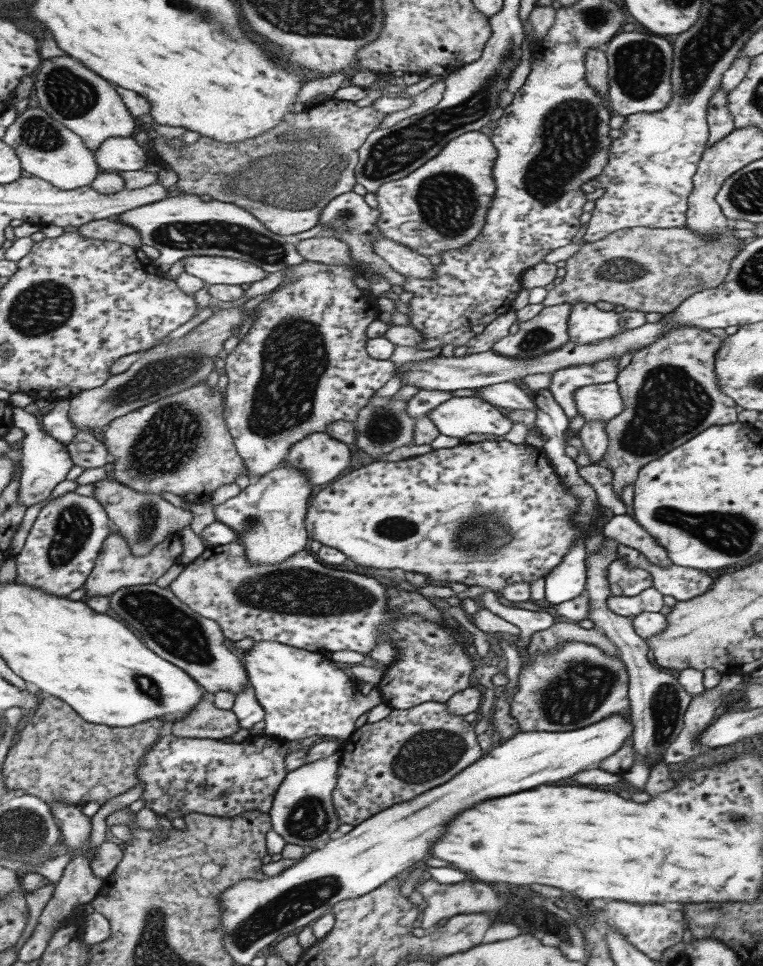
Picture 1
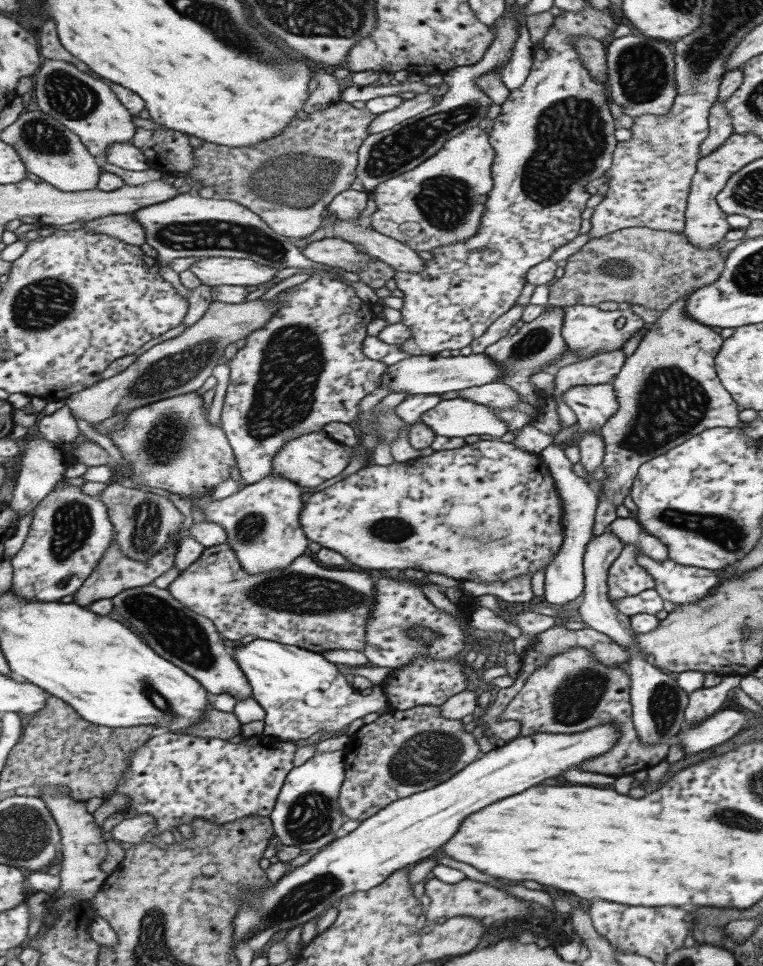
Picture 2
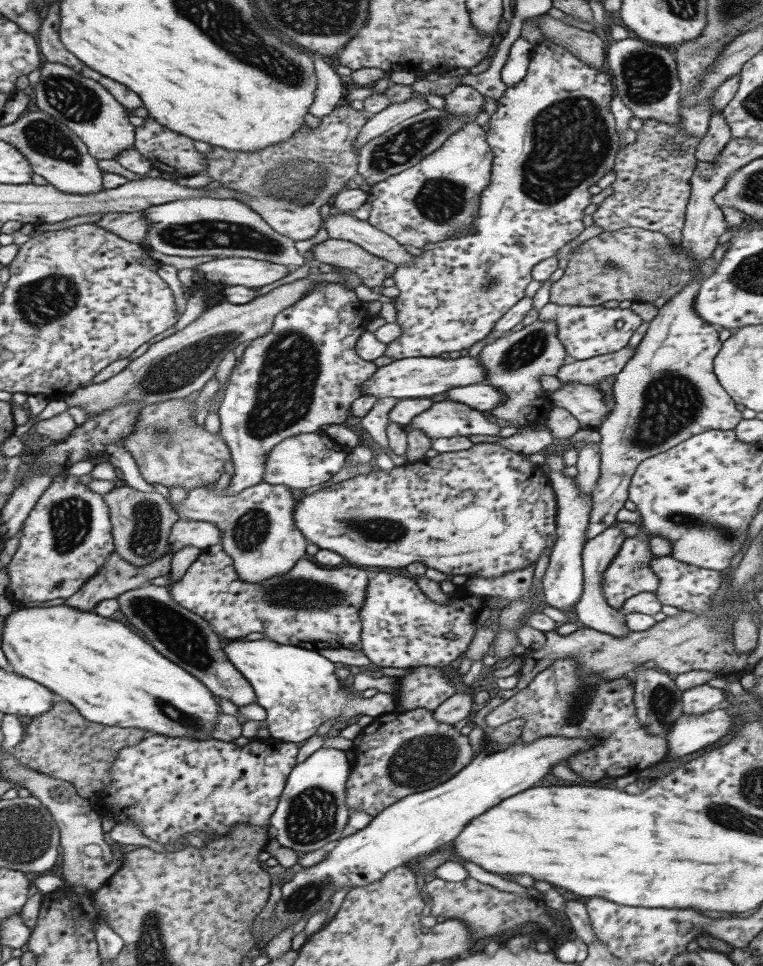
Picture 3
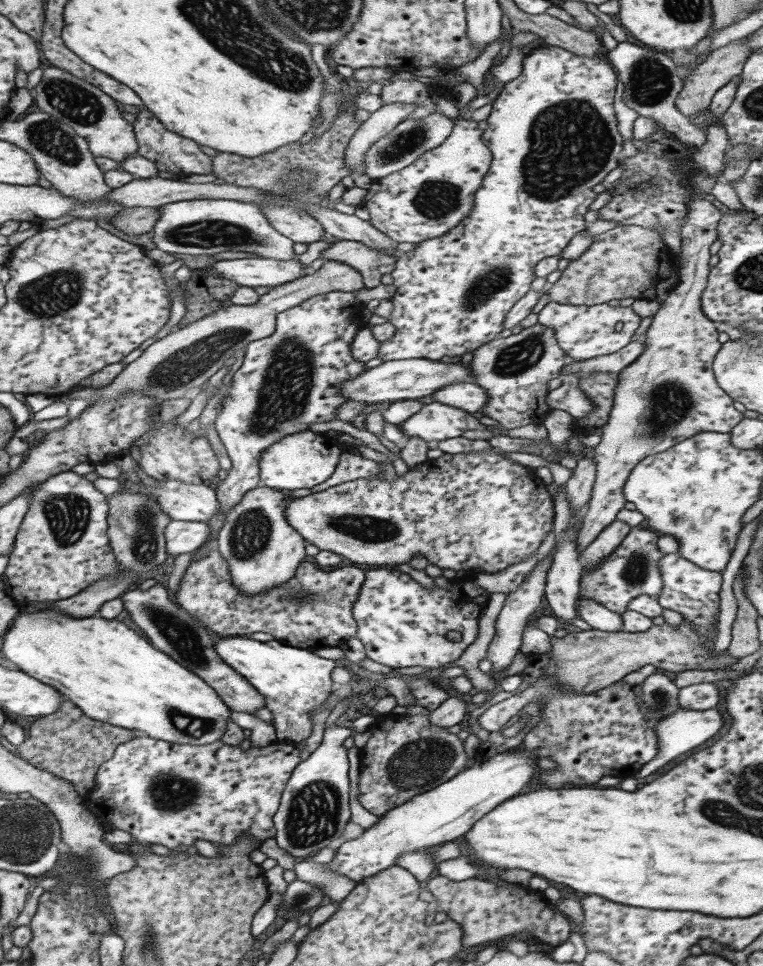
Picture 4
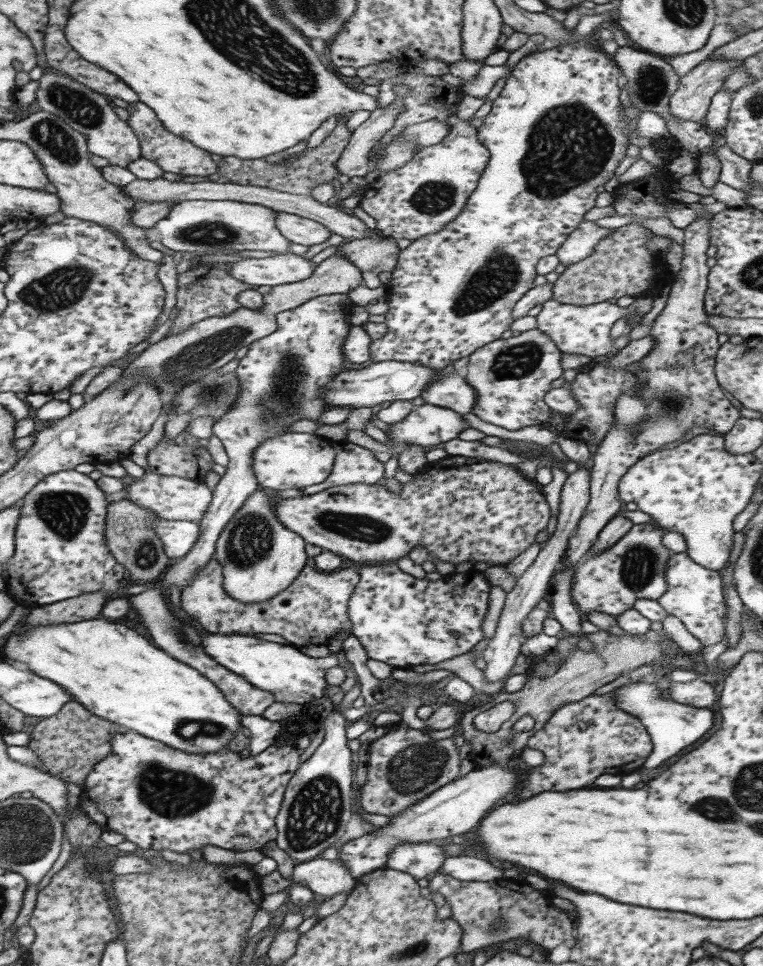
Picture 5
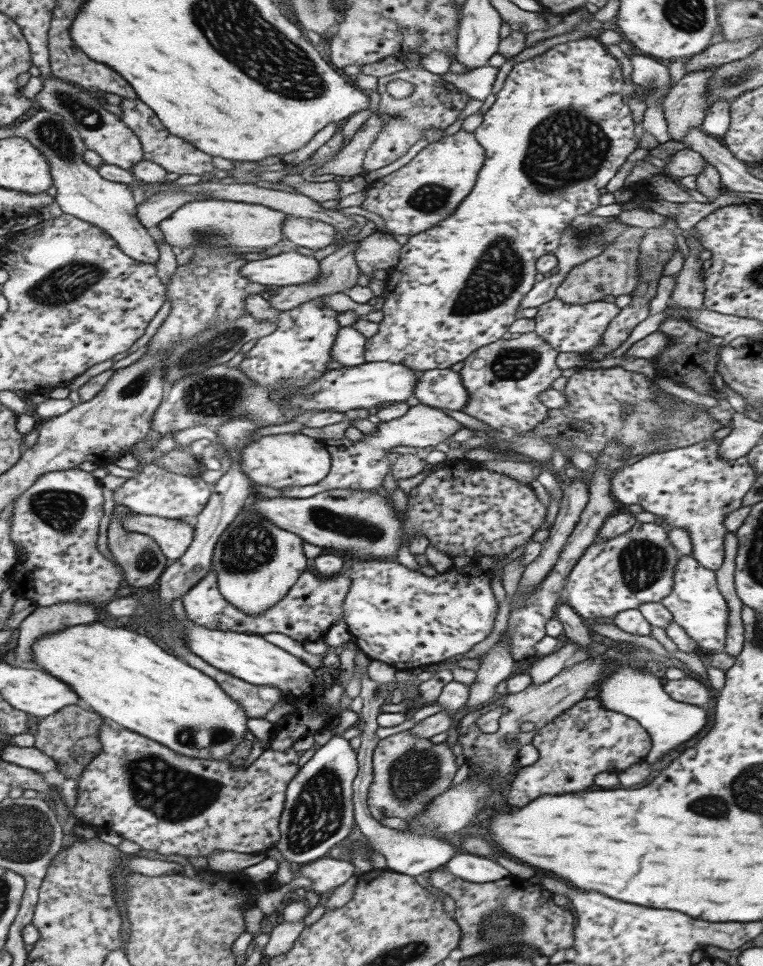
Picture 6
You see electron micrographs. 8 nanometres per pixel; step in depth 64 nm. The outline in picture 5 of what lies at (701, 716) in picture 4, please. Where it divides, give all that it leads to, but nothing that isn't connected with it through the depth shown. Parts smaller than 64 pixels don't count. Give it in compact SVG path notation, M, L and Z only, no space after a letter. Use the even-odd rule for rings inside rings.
M644 679L617 688L616 706L632 714L633 717L638 716L652 738L652 753L646 758L642 771L660 766L665 760L684 750L686 746L698 742L714 724L714 714L708 707L696 708L686 703L676 702L671 697L662 697L656 683Z

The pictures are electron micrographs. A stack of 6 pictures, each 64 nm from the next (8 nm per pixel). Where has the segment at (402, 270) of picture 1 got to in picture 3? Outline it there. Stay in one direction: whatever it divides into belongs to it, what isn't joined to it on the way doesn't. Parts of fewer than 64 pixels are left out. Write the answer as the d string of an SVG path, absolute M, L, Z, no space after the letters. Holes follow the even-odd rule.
M332 211L326 216L326 230L329 238L358 243L364 250L392 261L395 266L410 263L412 254L385 232L374 228L368 221L357 219L348 213Z

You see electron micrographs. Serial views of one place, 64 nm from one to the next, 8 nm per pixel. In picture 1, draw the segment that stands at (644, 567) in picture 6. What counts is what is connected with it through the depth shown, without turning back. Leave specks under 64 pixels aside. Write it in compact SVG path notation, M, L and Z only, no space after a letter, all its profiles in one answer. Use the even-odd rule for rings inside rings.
M616 559L608 566L607 579L612 596L636 596L653 587L653 579L644 568L630 568L626 559Z

